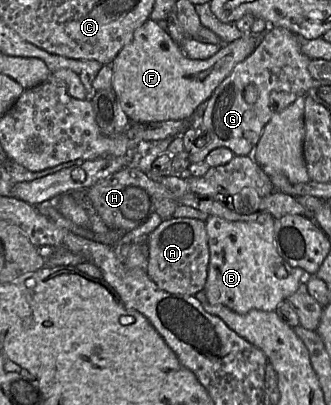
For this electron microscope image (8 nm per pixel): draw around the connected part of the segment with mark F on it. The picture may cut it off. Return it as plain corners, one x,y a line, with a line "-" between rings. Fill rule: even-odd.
148,19
113,60
112,89
131,123
189,119
233,68
253,52
258,40
252,33
243,34
230,43
224,43
208,59
190,59
165,28

